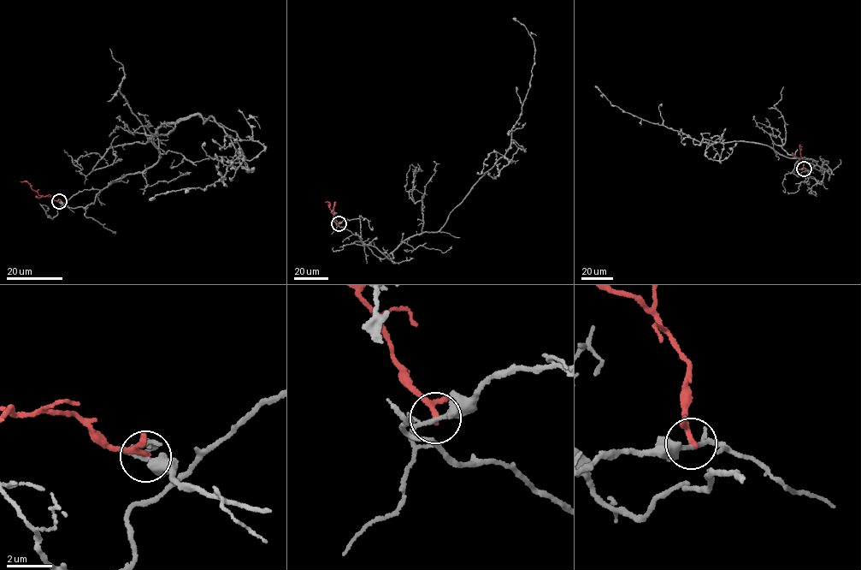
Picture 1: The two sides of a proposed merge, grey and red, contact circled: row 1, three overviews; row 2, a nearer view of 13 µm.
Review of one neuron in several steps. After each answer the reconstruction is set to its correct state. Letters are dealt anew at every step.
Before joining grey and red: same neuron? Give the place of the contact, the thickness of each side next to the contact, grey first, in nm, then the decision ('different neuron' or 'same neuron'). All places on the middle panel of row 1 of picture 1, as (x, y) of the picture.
(339, 223) | 170/180 nm | different neuron

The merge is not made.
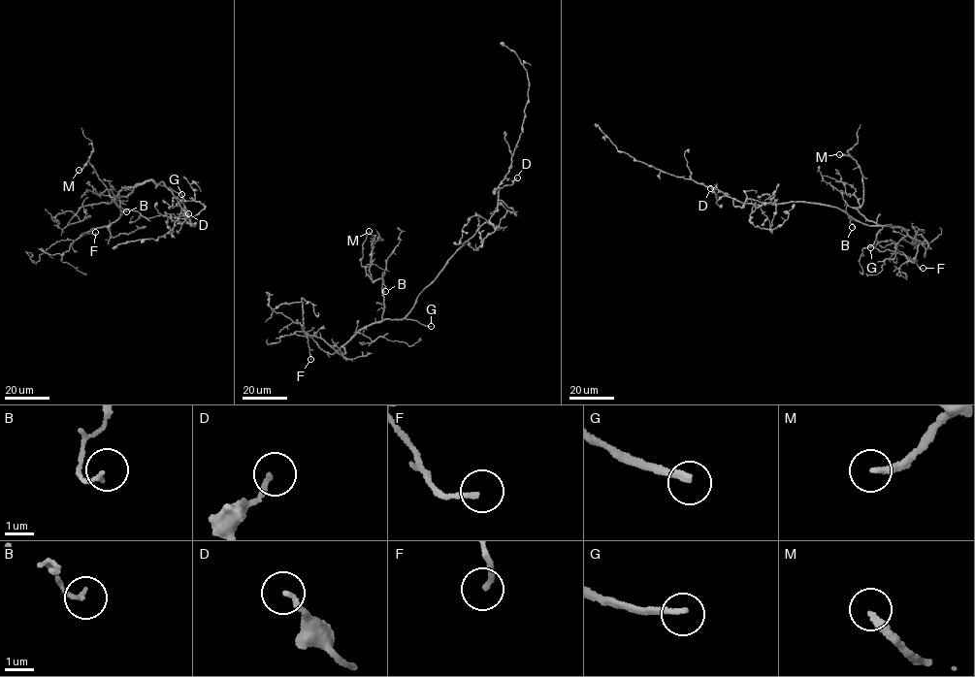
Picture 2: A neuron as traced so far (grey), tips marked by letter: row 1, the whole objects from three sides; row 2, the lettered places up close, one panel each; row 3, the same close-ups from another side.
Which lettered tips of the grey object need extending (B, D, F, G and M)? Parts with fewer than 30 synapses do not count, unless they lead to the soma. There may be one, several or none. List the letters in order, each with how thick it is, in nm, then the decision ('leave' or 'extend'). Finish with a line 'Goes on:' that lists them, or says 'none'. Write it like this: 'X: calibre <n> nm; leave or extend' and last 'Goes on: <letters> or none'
B: calibre 140 nm; leave
D: calibre 180 nm; leave
F: calibre 160 nm; leave
G: calibre 200 nm; extend
M: calibre 260 nm; leave
Goes on: G

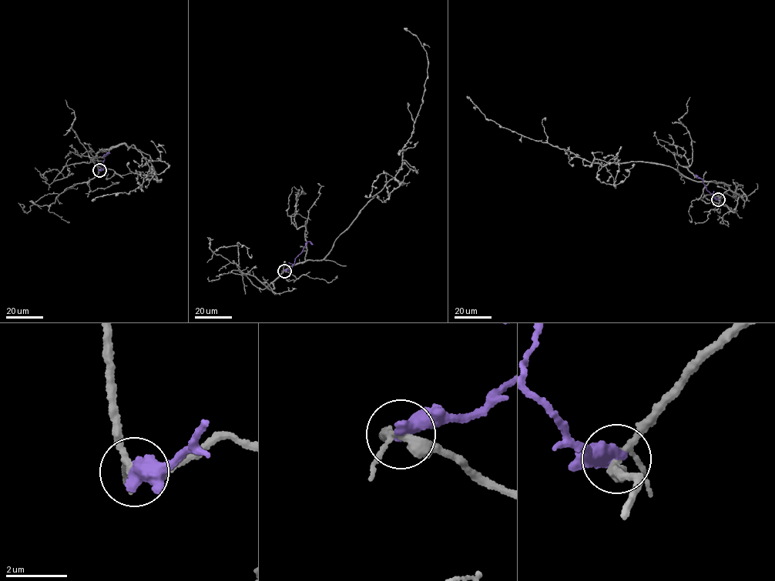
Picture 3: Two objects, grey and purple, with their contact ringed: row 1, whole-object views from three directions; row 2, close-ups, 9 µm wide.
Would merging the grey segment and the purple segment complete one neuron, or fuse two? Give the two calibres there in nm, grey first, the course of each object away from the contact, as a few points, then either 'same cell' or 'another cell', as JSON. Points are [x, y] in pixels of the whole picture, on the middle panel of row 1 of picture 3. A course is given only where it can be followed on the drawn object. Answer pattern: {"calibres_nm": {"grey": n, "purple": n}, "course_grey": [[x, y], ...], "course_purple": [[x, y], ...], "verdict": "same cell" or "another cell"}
{"calibres_nm": {"grey": 240, "purple": 550}, "course_grey": [[285, 271], [326, 256], [360, 210], [400, 168], [403, 148], [422, 104], [428, 61], [417, 38], [404, 28]], "course_purple": [[285, 271], [292, 266], [306, 243], [309, 242], [313, 245]], "verdict": "another cell"}

